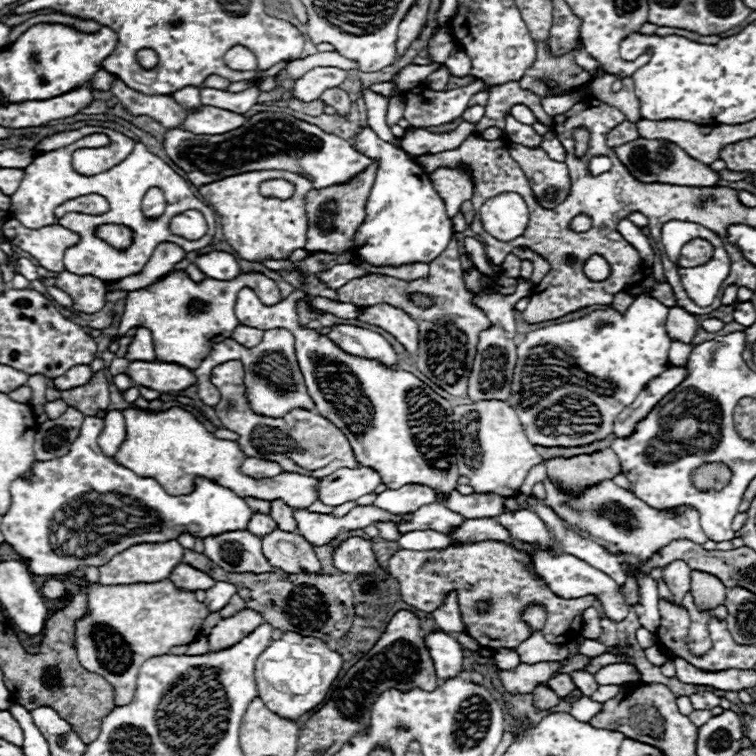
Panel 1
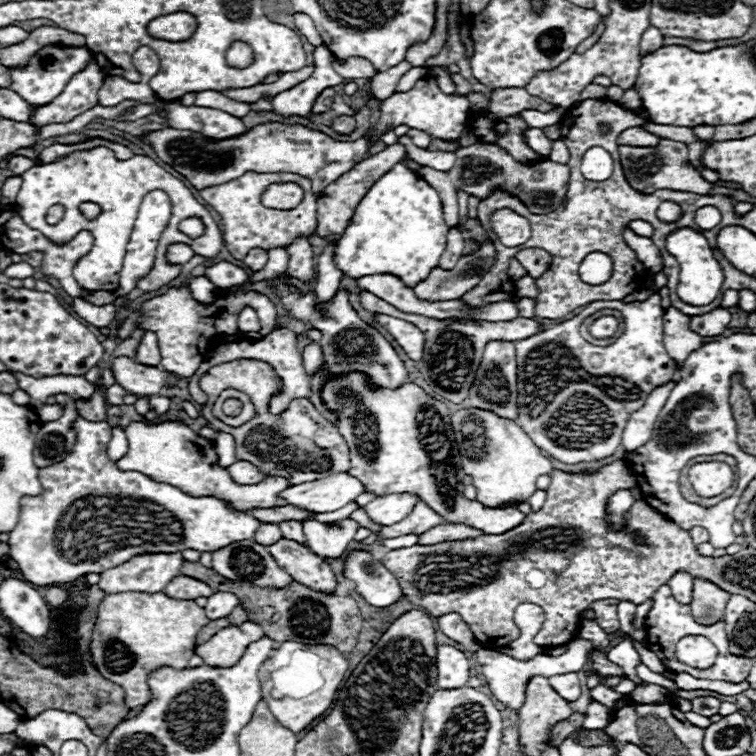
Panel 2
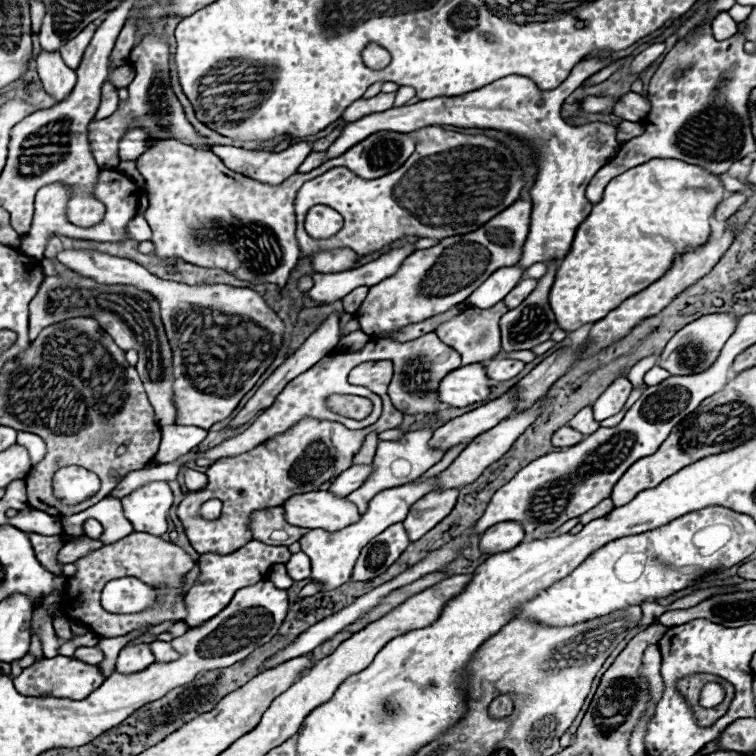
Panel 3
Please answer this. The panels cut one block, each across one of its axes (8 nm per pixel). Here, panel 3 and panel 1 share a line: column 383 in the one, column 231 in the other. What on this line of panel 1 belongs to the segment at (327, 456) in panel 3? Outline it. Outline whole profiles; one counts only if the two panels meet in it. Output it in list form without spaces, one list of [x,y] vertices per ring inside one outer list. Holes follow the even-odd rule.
[[[226,362],[214,368],[210,382],[220,390],[220,396],[222,396],[220,402],[214,406],[214,412],[226,430],[232,430],[240,436],[238,446],[242,448],[246,456],[252,456],[258,460],[270,460],[280,464],[284,470],[294,468],[296,472],[314,476],[314,478],[328,476],[330,472],[334,472],[334,468],[358,466],[348,438],[324,416],[304,408],[296,408],[282,418],[268,418],[268,416],[252,412],[246,398],[242,362]],[[226,402],[234,402],[234,410],[226,410]]]

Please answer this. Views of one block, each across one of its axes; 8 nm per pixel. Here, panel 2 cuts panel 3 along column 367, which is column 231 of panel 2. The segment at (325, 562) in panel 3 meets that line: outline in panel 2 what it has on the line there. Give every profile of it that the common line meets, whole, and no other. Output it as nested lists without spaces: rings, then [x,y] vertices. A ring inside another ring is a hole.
[[[76,416],[76,422],[74,422],[74,430],[76,430],[76,444],[70,452],[70,456],[50,468],[40,468],[40,482],[42,482],[42,496],[26,496],[22,498],[22,508],[20,508],[20,520],[14,528],[14,532],[10,532],[10,558],[18,564],[18,570],[22,572],[24,580],[28,580],[32,586],[60,586],[60,584],[66,584],[66,582],[74,582],[78,580],[80,576],[86,576],[86,574],[102,574],[104,570],[108,568],[114,568],[116,564],[124,564],[126,560],[130,560],[132,556],[140,556],[140,554],[156,554],[156,552],[164,552],[164,554],[174,554],[174,552],[184,552],[188,548],[192,550],[198,550],[198,552],[216,552],[228,544],[234,544],[234,542],[242,542],[242,540],[252,540],[256,530],[262,526],[260,520],[256,520],[254,516],[248,516],[246,512],[236,512],[236,510],[230,510],[222,500],[216,500],[216,498],[210,498],[210,496],[202,496],[202,498],[194,498],[194,496],[188,496],[184,492],[180,492],[178,488],[170,486],[170,484],[160,484],[160,482],[154,482],[152,478],[140,474],[140,472],[122,472],[118,470],[118,466],[108,458],[106,454],[106,448],[108,448],[108,442],[112,438],[112,428],[106,424],[106,422],[88,422],[84,420],[82,416]]]

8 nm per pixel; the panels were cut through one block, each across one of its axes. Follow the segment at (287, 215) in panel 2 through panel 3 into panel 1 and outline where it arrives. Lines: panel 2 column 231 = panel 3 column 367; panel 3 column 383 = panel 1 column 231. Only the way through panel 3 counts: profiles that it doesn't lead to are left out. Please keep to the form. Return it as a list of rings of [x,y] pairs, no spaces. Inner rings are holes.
[[[254,170],[250,176],[230,176],[226,180],[218,180],[214,184],[200,186],[202,198],[218,212],[222,222],[222,232],[226,242],[234,248],[234,252],[244,260],[284,260],[292,250],[306,246],[308,232],[308,216],[306,216],[306,194],[312,190],[310,180],[298,176],[294,172],[284,170]],[[284,178],[296,184],[296,194],[286,202],[276,202],[274,198],[258,196],[258,186],[264,180]]]

